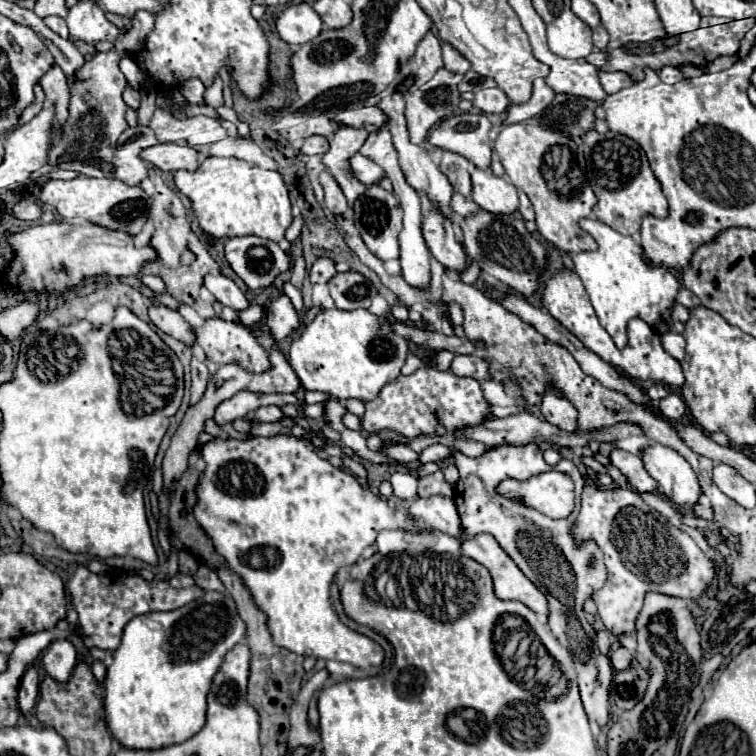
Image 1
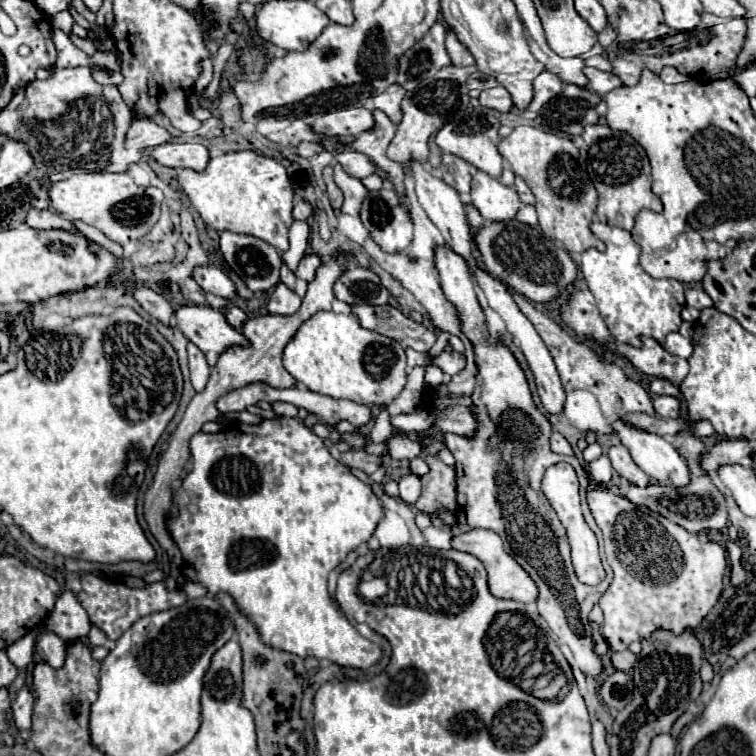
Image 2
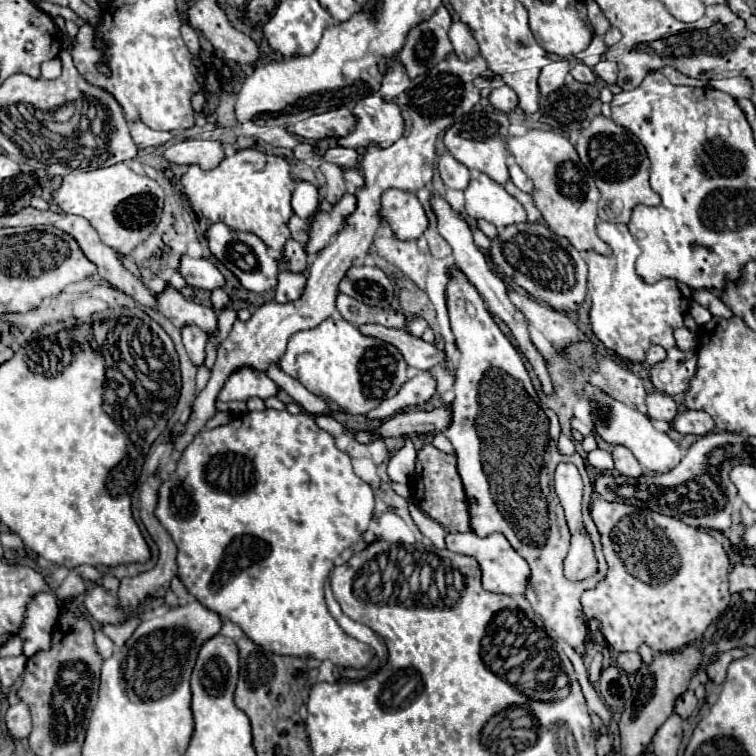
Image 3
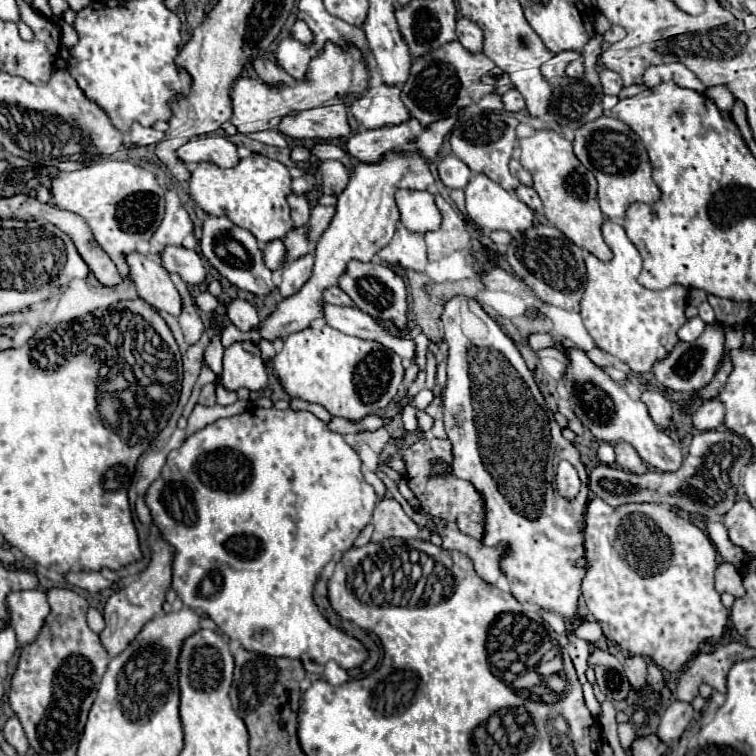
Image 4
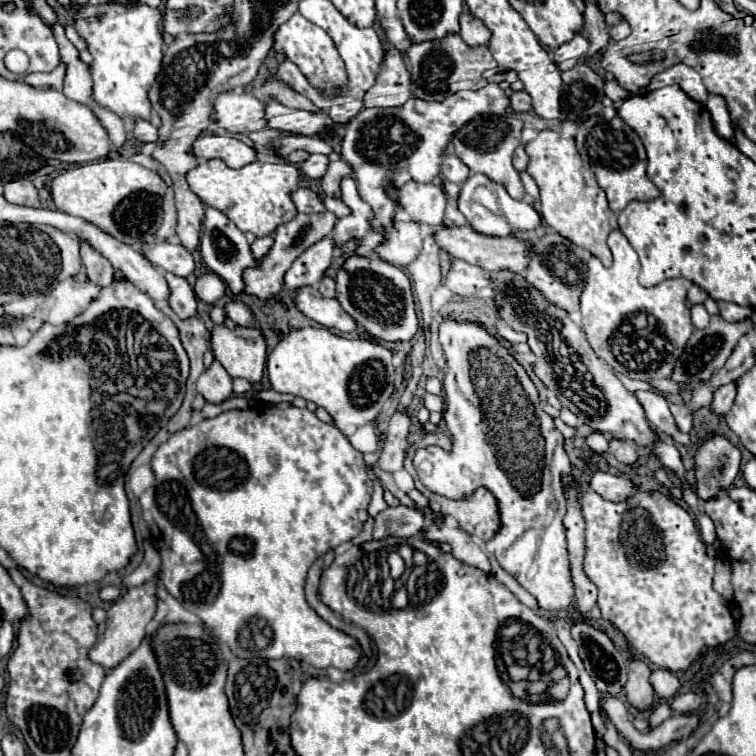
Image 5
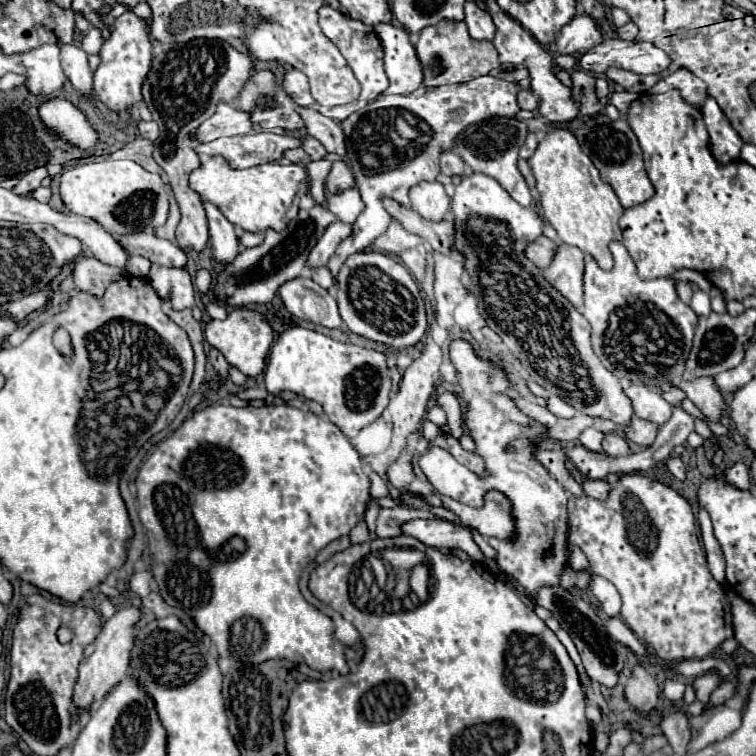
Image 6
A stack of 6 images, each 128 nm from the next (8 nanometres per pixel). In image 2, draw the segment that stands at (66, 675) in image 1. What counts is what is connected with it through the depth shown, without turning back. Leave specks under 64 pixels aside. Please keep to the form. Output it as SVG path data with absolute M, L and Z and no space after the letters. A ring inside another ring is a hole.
M44 634L36 642L34 662L46 662L52 668L62 668L66 660L66 648L68 644L60 640L56 634Z

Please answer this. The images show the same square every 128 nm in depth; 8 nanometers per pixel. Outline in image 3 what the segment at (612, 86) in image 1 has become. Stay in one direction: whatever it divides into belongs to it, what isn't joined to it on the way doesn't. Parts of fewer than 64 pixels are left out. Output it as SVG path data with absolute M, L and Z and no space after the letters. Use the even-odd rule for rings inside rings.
M576 62L576 66L570 70L570 74L572 74L578 82L584 82L584 84L598 84L598 76L594 74L594 70L588 68L588 66L582 64L582 62Z

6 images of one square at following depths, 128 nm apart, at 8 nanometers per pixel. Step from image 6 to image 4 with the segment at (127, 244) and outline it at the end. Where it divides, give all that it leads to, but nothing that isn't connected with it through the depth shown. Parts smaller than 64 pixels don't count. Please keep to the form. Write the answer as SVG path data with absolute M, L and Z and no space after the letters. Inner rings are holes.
M168 246L162 252L162 264L168 272L180 274L186 284L202 284L206 282L208 270L206 262L194 252L180 246Z

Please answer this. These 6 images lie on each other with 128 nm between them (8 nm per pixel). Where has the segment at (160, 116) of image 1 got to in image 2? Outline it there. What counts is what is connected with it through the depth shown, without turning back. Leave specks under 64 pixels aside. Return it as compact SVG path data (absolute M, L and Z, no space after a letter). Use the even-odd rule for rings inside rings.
M208 118L208 120L204 120L204 122L202 122L202 126L198 128L196 136L204 138L204 140L220 138L220 136L222 136L222 128L224 128L222 120L218 120L218 118Z

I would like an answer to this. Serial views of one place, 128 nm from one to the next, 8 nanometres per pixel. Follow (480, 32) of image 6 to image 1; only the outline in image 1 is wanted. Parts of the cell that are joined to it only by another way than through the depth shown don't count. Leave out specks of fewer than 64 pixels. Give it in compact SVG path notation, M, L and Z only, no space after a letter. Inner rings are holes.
M442 44L442 60L444 60L444 68L450 72L466 74L470 70L468 60L464 60L464 56L460 56L460 52L456 52L456 48L452 48L450 44Z

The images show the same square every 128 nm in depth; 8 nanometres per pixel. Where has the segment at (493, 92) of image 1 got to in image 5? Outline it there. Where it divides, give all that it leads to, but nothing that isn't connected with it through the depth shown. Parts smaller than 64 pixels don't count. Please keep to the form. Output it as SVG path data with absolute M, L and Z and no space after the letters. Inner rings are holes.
M522 90L522 92L512 92L512 96L510 96L510 108L512 108L516 114L530 112L530 110L532 110L530 96L528 96L524 90Z

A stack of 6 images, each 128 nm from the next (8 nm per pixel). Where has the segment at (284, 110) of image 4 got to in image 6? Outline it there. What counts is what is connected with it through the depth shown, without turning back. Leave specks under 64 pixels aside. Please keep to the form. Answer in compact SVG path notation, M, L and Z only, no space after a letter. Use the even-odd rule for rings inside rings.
M220 102L214 116L210 116L206 122L200 124L196 138L200 142L216 140L220 136L236 136L236 134L248 134L252 130L250 112L238 110L234 104Z

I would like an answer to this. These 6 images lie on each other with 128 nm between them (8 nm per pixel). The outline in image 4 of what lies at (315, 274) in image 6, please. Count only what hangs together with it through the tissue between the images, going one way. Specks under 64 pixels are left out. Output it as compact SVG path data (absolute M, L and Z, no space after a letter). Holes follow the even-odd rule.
M332 286L328 288L328 292L324 292L324 300L328 304L336 304L336 306L354 306L352 298L348 294L344 294L338 286Z

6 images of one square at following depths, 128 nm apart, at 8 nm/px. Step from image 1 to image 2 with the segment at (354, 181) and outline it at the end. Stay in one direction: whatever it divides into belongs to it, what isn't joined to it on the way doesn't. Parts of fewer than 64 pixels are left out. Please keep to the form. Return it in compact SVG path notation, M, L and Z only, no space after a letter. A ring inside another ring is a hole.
M340 164L334 166L334 182L336 182L338 188L344 192L342 212L344 212L344 214L350 214L350 216L358 216L360 204L362 204L364 196L368 194L366 186L364 186L360 180L348 176Z

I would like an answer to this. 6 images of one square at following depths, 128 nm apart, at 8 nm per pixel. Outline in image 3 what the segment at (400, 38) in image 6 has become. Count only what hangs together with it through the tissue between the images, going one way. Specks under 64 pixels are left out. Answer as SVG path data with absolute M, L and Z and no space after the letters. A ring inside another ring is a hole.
M378 94L360 100L352 112L358 120L356 128L346 138L338 138L338 146L366 150L370 144L376 144L384 150L400 138L400 132L404 132L400 108L380 100Z

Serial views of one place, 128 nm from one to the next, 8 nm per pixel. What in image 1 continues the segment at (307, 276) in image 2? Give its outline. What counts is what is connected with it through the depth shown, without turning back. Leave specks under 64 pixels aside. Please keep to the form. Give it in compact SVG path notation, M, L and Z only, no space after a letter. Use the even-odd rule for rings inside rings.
M318 258L314 266L310 268L310 282L312 284L326 284L336 274L334 260L330 258Z

